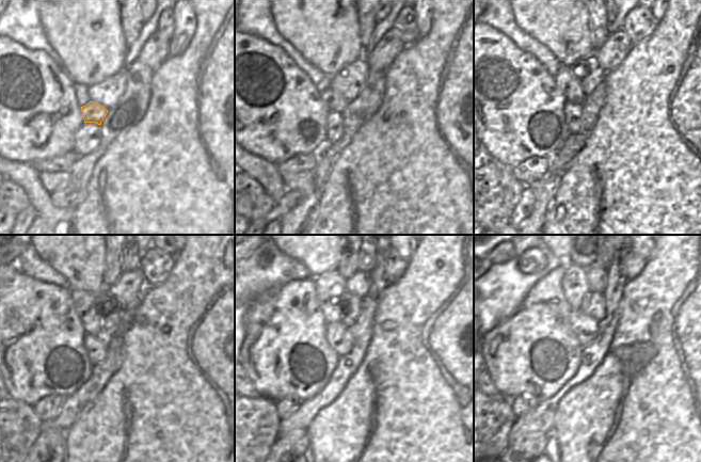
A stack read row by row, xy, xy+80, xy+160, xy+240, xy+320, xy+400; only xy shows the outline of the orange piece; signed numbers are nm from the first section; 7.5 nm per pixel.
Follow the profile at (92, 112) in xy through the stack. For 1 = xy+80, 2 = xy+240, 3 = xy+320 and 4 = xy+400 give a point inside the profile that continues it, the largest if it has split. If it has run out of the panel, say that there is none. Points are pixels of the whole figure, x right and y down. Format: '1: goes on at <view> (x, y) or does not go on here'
1: goes on at xy+80 (335, 102)
2: goes on at xy+240 (84, 302)
3: goes on at xy+320 (330, 286)
4: goes on at xy+400 (575, 287)

